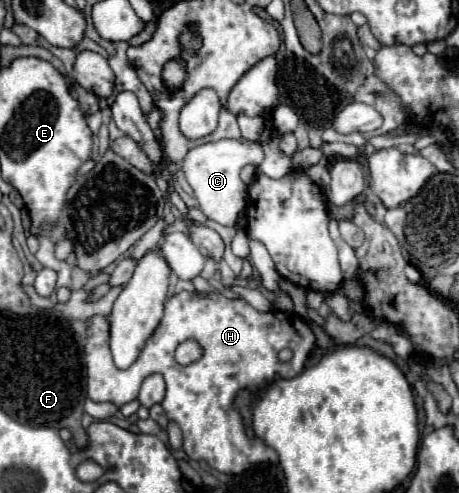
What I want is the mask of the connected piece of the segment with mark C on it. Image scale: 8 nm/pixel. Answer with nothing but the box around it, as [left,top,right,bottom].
[182,137,264,227]

